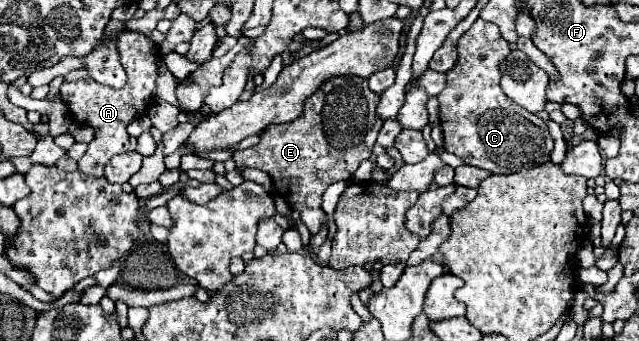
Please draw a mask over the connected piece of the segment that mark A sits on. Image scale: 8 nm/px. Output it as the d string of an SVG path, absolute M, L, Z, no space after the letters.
M124 30L122 34L118 34L116 46L118 46L118 52L120 52L120 62L122 62L122 66L128 74L128 82L126 82L124 88L116 90L116 88L110 88L110 86L100 86L92 78L90 80L78 80L78 82L64 82L60 86L60 96L66 102L72 120L76 124L84 124L84 126L90 126L94 130L94 140L88 144L88 150L84 154L84 158L78 160L78 170L84 172L84 174L92 174L92 176L104 176L104 166L108 164L108 160L114 154L120 154L120 152L128 150L128 138L130 136L128 136L126 128L136 116L142 116L152 106L154 90L156 90L156 78L160 76L160 72L158 72L158 46L148 36L144 36L140 32L134 32L134 30Z

